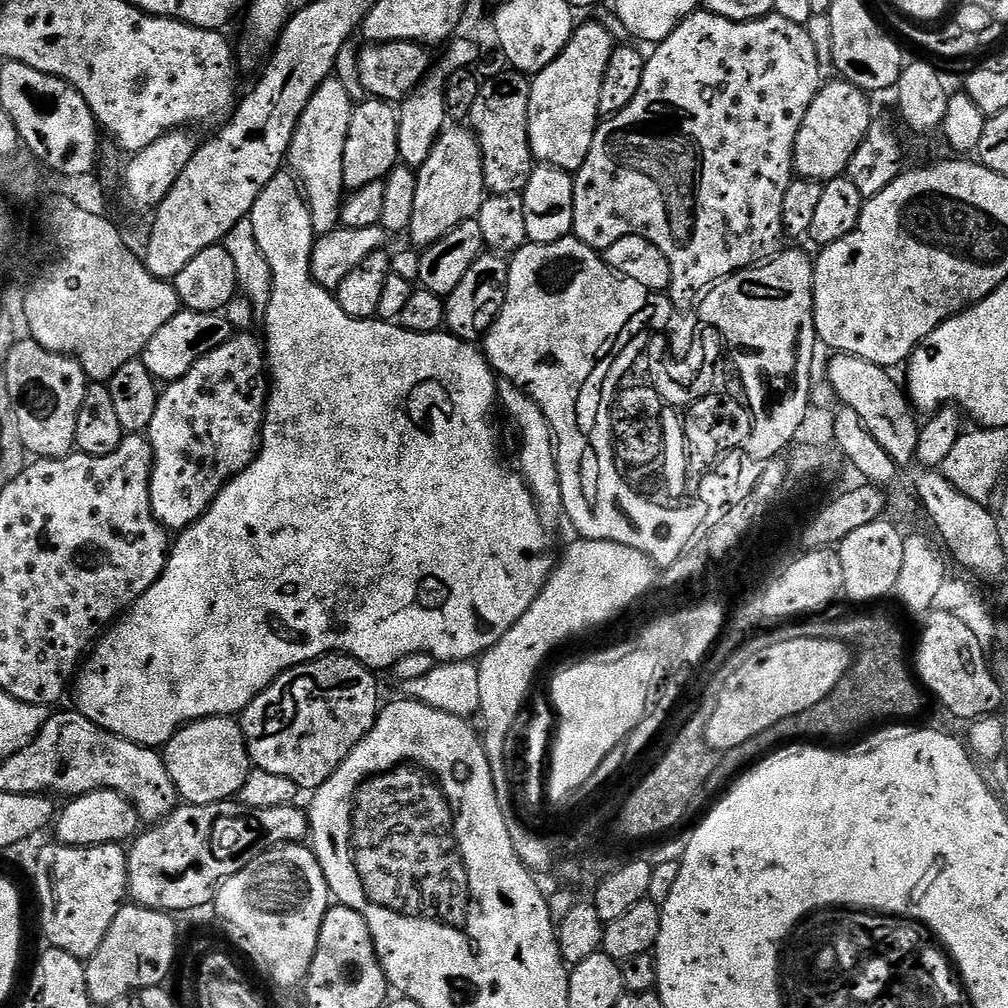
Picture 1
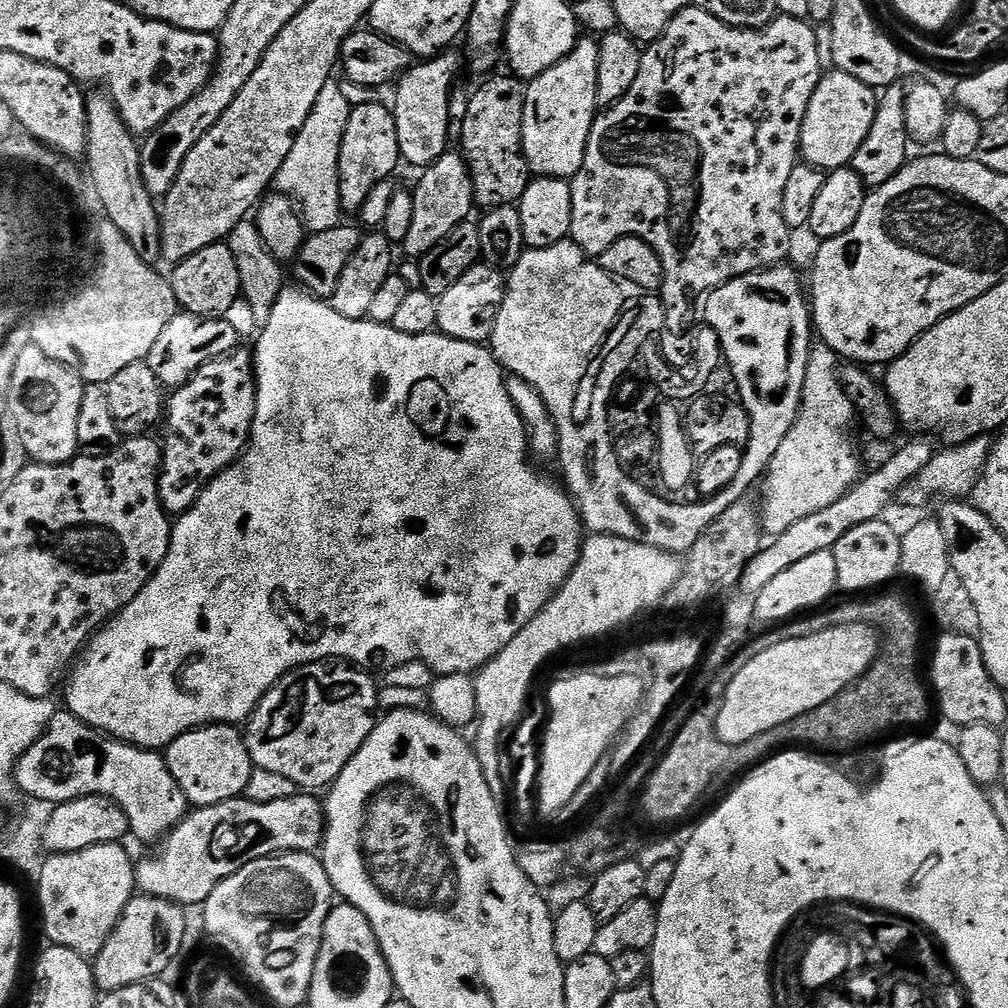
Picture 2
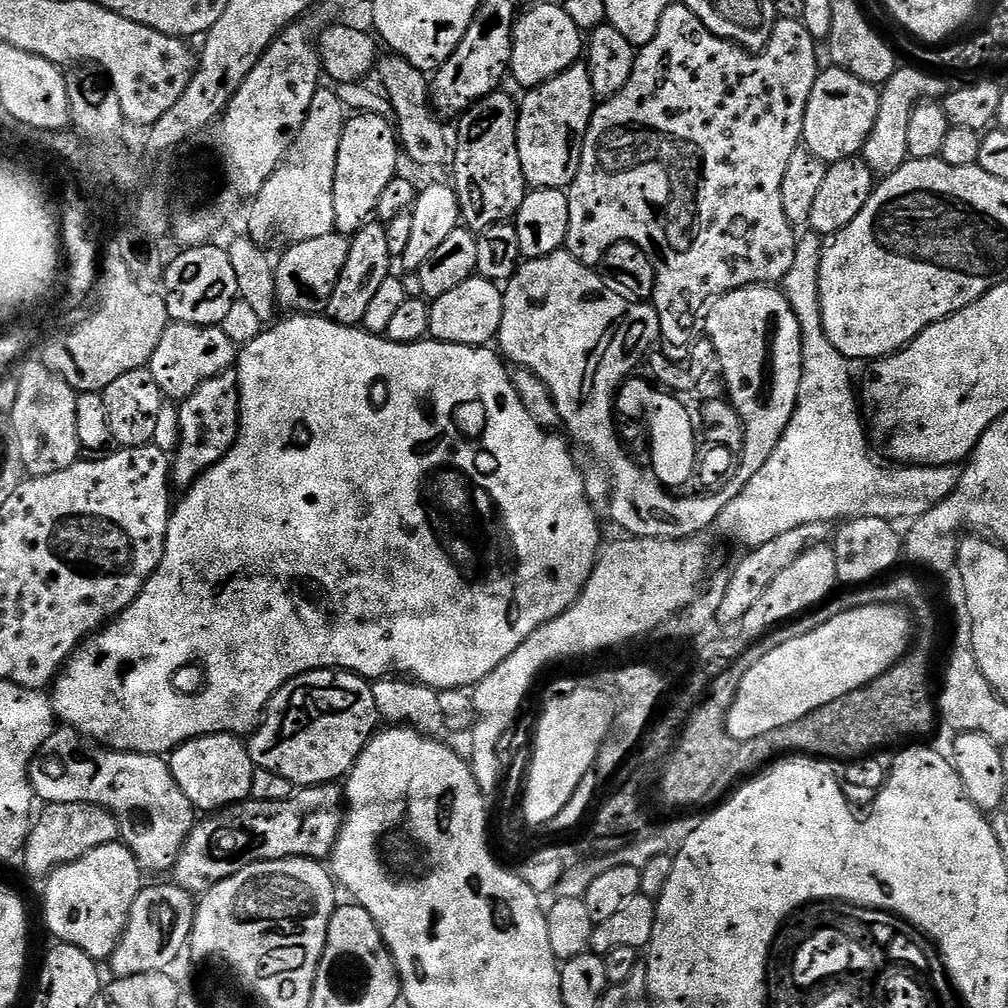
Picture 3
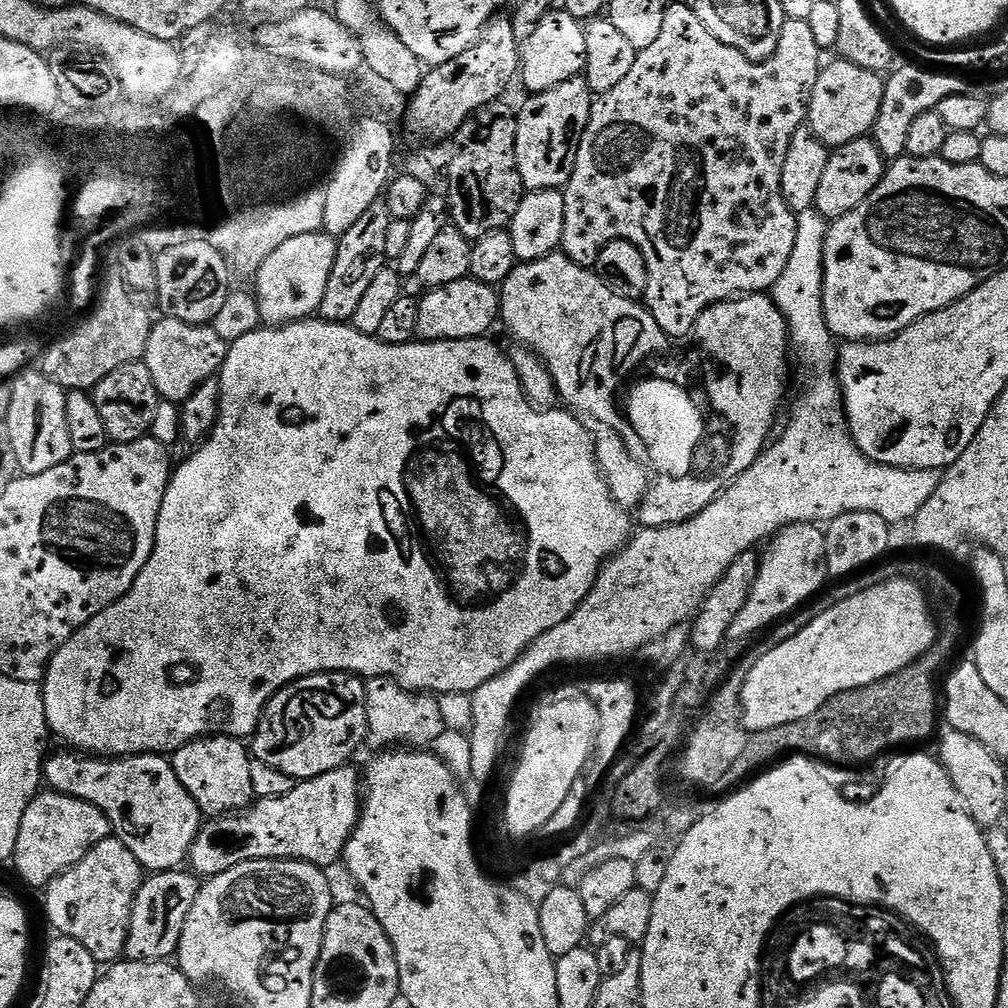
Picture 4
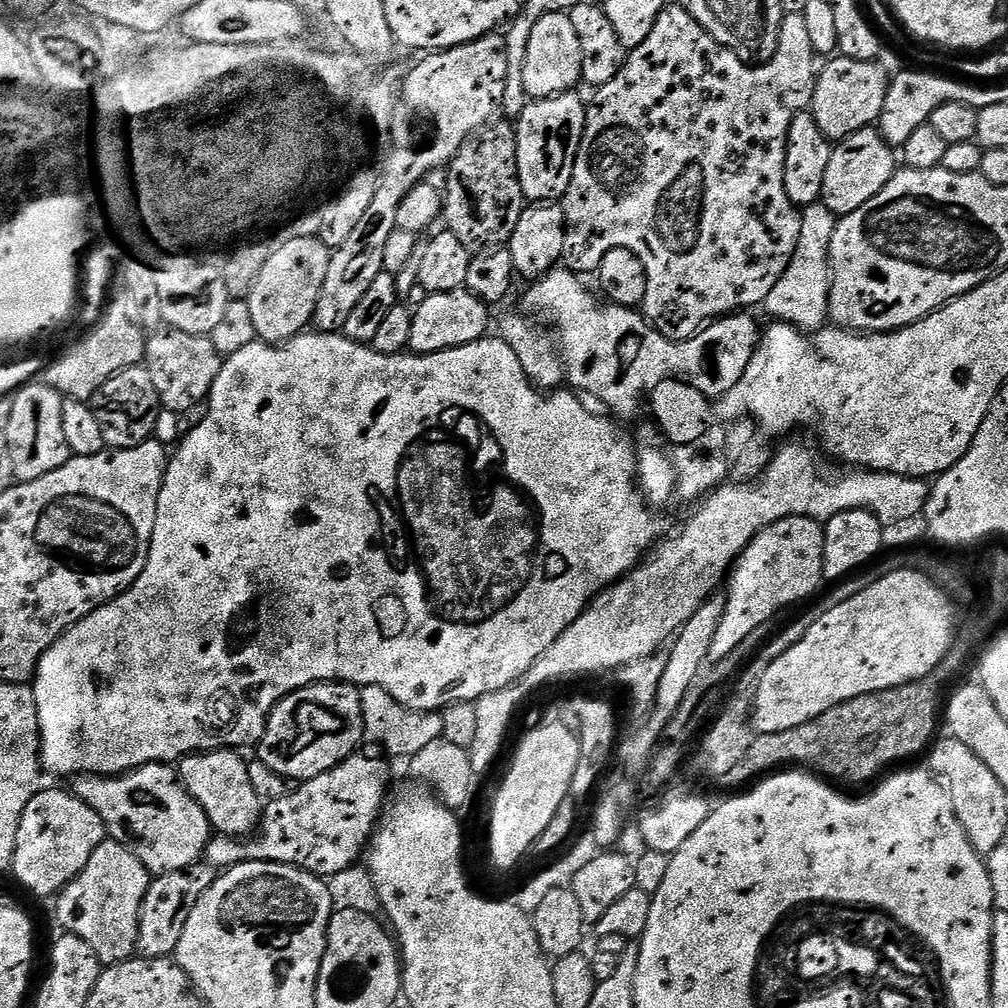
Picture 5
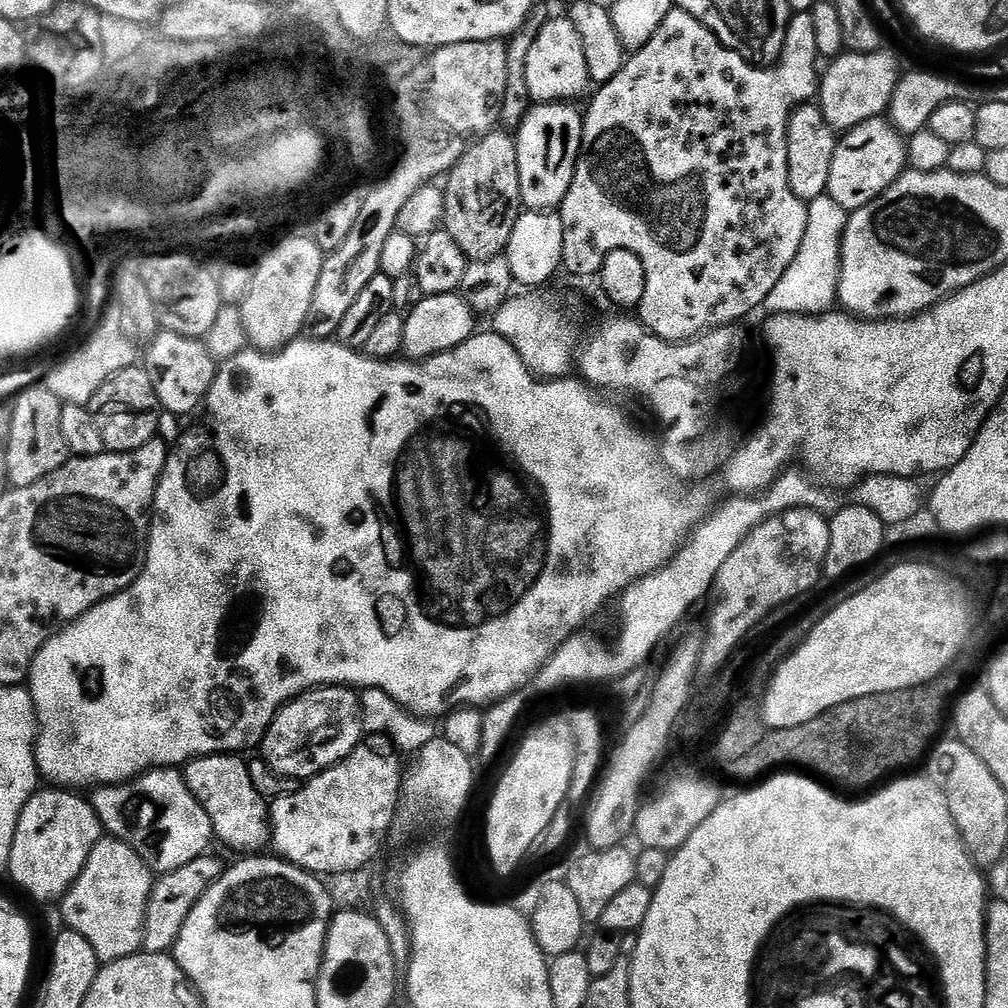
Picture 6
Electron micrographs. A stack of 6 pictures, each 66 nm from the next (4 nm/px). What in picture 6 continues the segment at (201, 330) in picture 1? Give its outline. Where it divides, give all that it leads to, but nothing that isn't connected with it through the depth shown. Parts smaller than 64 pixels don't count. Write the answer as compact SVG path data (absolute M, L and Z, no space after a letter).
M161 331L153 337L142 356L142 367L150 374L154 394L158 394L161 409L187 418L196 407L203 405L212 389L218 365L210 354L207 343L195 336L183 336L177 332Z

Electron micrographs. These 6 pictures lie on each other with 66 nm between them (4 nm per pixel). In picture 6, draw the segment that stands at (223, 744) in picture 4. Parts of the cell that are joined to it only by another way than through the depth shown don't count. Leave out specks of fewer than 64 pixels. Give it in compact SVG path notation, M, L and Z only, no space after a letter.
M243 755L200 756L183 765L182 771L194 798L198 798L202 810L206 810L206 818L210 818L210 826L219 843L221 840L226 847L240 852L236 854L260 854L269 847L272 839L270 804L254 790Z

